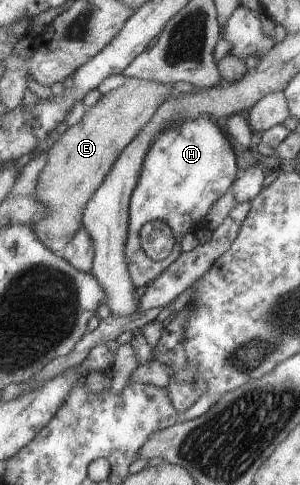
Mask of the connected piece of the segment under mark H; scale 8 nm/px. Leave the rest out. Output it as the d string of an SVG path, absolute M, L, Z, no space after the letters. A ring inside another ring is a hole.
M190 118L185 122L178 122L177 126L166 126L166 129L162 130L146 153L145 161L143 162L137 185L131 194L128 207L129 223L124 252L127 269L135 287L142 287L144 289L169 267L174 255L182 252L181 239L189 232L195 233L198 231L197 227L201 225L201 221L209 213L211 205L222 195L225 195L228 189L231 189L239 174L236 156L232 146L221 132L217 120L214 118ZM156 219L165 221L171 227L175 239L172 248L174 255L160 261L151 260L145 254L145 250L141 249L141 243L139 242L139 231L141 227L147 221L155 221Z

